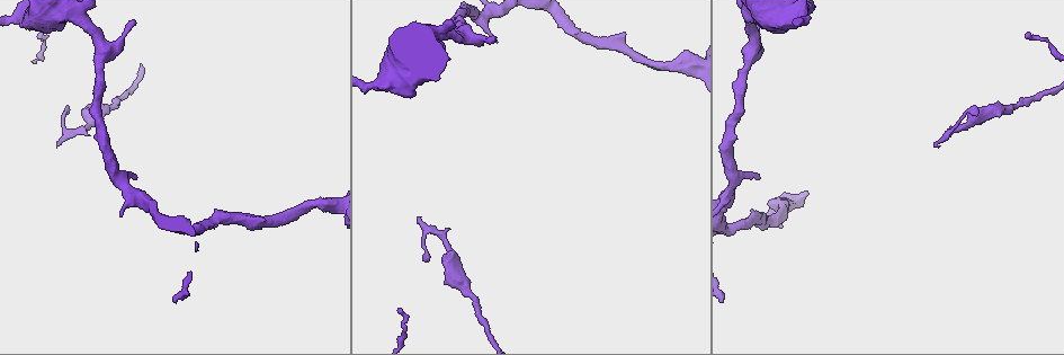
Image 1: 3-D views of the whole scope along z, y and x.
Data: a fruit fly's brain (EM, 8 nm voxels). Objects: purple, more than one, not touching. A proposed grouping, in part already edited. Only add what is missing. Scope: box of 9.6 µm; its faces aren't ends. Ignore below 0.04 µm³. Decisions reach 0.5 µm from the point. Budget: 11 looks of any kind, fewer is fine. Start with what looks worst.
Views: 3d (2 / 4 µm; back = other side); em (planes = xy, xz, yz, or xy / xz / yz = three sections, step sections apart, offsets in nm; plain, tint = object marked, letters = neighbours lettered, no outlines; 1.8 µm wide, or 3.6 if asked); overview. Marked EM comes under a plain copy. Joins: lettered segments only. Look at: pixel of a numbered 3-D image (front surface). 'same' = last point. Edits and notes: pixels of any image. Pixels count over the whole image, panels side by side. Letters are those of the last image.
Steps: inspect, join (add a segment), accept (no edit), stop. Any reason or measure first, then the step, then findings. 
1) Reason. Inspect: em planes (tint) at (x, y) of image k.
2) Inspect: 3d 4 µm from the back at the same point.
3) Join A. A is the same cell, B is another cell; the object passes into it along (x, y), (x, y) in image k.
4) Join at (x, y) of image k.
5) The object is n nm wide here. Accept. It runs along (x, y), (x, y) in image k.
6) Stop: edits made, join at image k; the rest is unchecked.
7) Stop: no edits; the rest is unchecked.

Branch stops here. Inspect: em yz step 4 (tint) at (936, 146) of image 1.

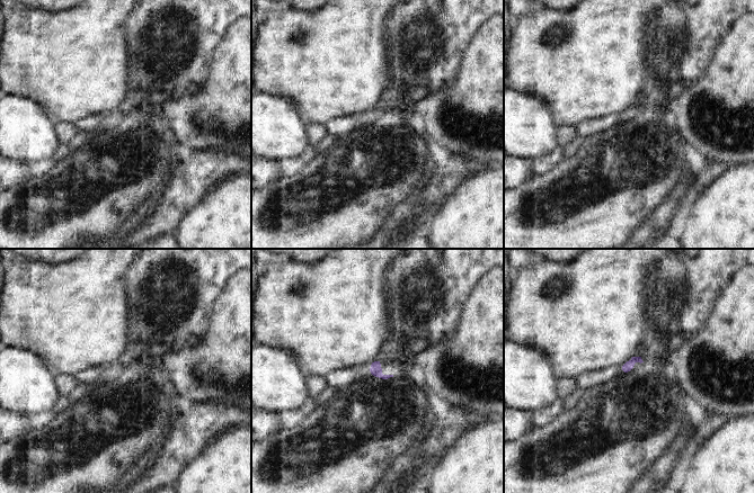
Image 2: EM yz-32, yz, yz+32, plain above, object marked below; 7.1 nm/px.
Inspect: em planes (letters) at the same point.

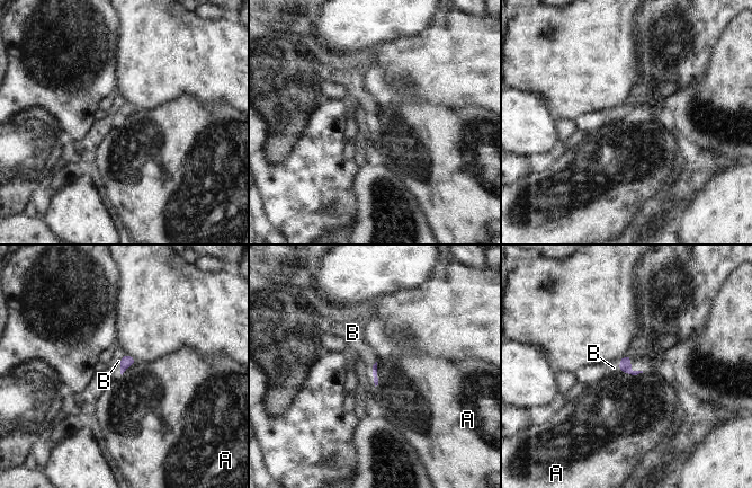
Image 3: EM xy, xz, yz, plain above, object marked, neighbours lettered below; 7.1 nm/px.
Join B. B is the same cell, A is another cell; the object passes into it along (625, 361), (619, 365), (614, 367) in image 3; the neuron continues.

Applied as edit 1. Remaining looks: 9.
See it whole again. Inspect: overview.

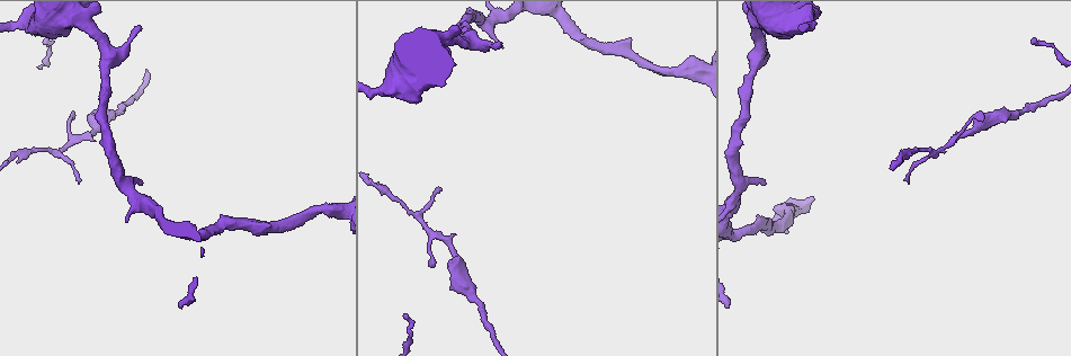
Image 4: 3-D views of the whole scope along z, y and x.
Branch stops here. Inspect: 3d 2 µm from the back at (502, 43) of image 4.

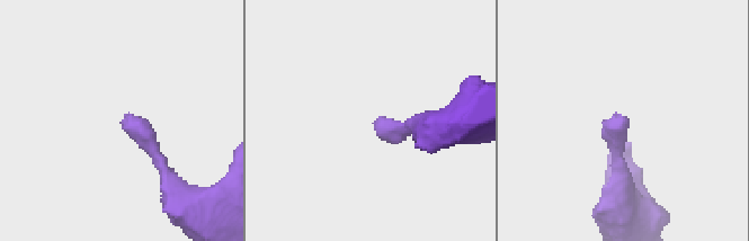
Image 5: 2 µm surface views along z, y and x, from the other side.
Inspect: em planes (letters) at (376, 125) of image 5.

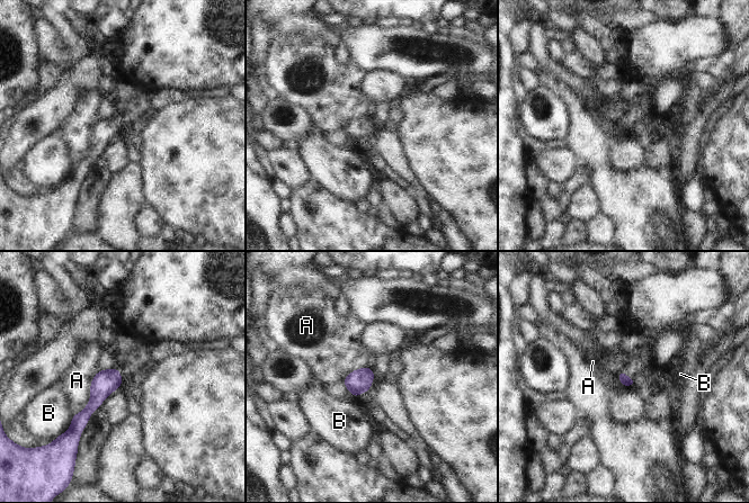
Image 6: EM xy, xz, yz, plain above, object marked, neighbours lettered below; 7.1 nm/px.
Accept. A and B are other cells; it runs along (115, 370), (77, 429) in image 6; none of them fits.

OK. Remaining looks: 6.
Inspect: 3d 2 µm at (764, 182) of image 4.

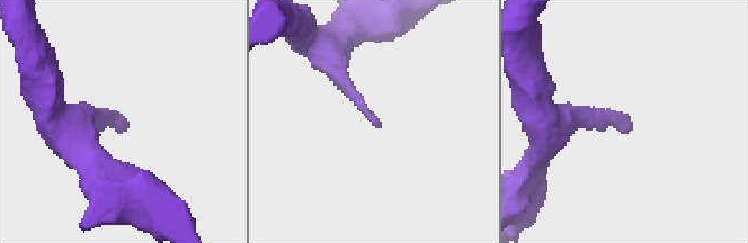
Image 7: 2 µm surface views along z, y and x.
Shape alone is not enough. Inspect: em planes (letters) at (379, 124) of image 7.

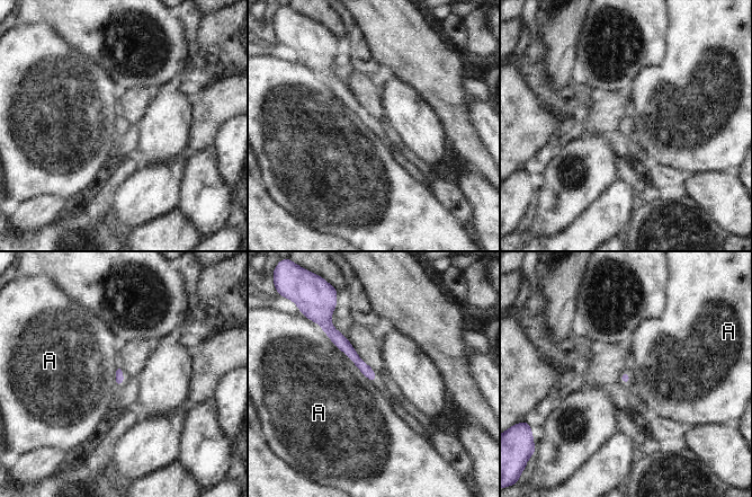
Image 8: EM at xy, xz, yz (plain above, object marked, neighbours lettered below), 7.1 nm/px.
Accept. A is another cell; it runs along (330, 327), (331, 333), (374, 379) in image 8; no lettered segment goes on from it.

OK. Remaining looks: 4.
Stop: edits made, join at image 3; the rest is unchecked.

